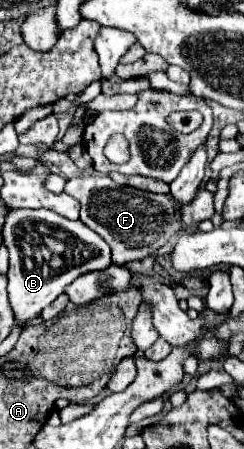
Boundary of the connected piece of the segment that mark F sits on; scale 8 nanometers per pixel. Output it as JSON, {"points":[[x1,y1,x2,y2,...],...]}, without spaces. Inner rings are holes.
{"points":[[91,175,91,177,75,177,69,179,65,185,65,193,75,197,81,203,81,221,91,227,95,233,99,233,109,245,113,245,113,263,115,265,125,265,135,259,145,259,153,255,157,249,163,247,163,235,169,231,177,233,183,229,183,213,173,201,171,195,157,195,157,193,147,193,139,191,133,187,117,187,107,175]]}

